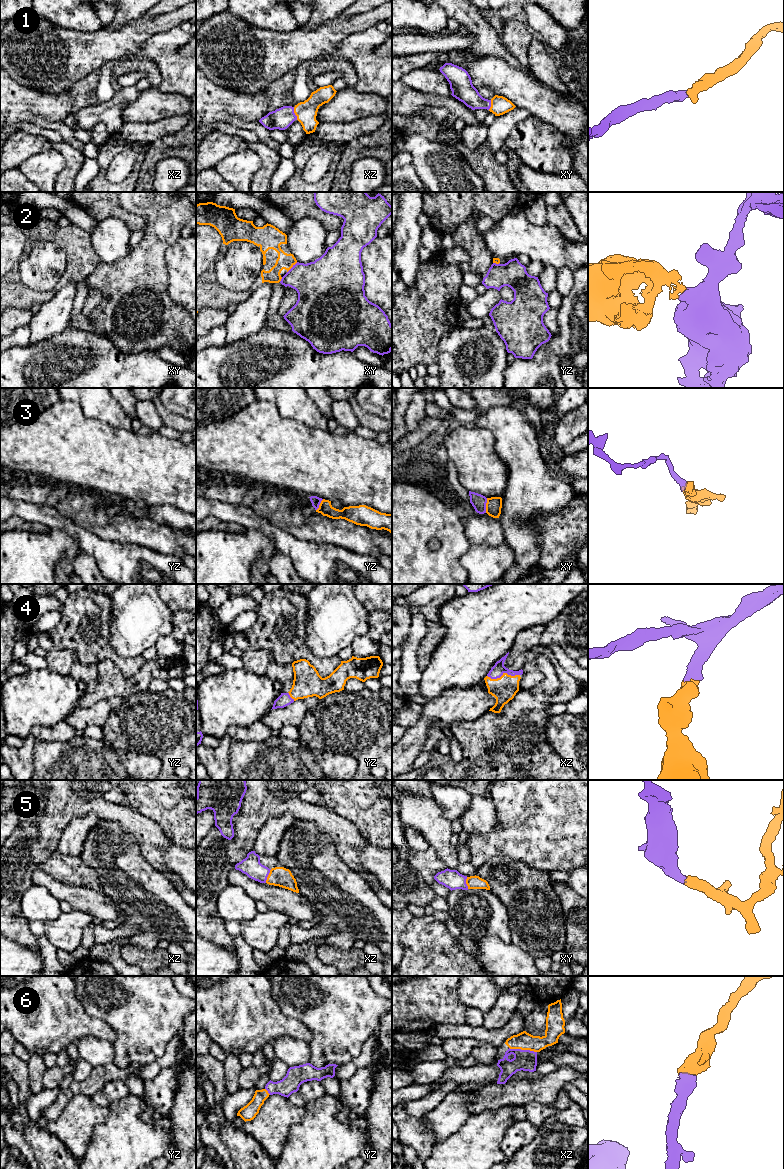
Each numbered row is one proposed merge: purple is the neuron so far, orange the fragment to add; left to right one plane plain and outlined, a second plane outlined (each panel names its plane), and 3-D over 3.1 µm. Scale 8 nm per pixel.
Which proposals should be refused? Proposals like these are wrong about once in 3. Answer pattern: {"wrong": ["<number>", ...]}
{"wrong": ["2", "3"]}

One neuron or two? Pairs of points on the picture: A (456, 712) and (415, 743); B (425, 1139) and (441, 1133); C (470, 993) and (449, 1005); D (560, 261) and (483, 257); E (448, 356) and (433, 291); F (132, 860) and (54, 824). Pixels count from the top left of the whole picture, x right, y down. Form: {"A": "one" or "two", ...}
{"A": "one", "B": "two", "C": "two", "D": "two", "E": "two", "F": "two"}

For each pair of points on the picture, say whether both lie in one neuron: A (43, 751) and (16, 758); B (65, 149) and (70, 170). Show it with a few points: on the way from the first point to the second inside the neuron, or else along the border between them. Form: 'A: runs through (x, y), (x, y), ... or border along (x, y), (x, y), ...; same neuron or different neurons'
A: border along (35, 741), (34, 767), (32, 769); different neurons
B: runs through (70, 154), (70, 165); same neuron

